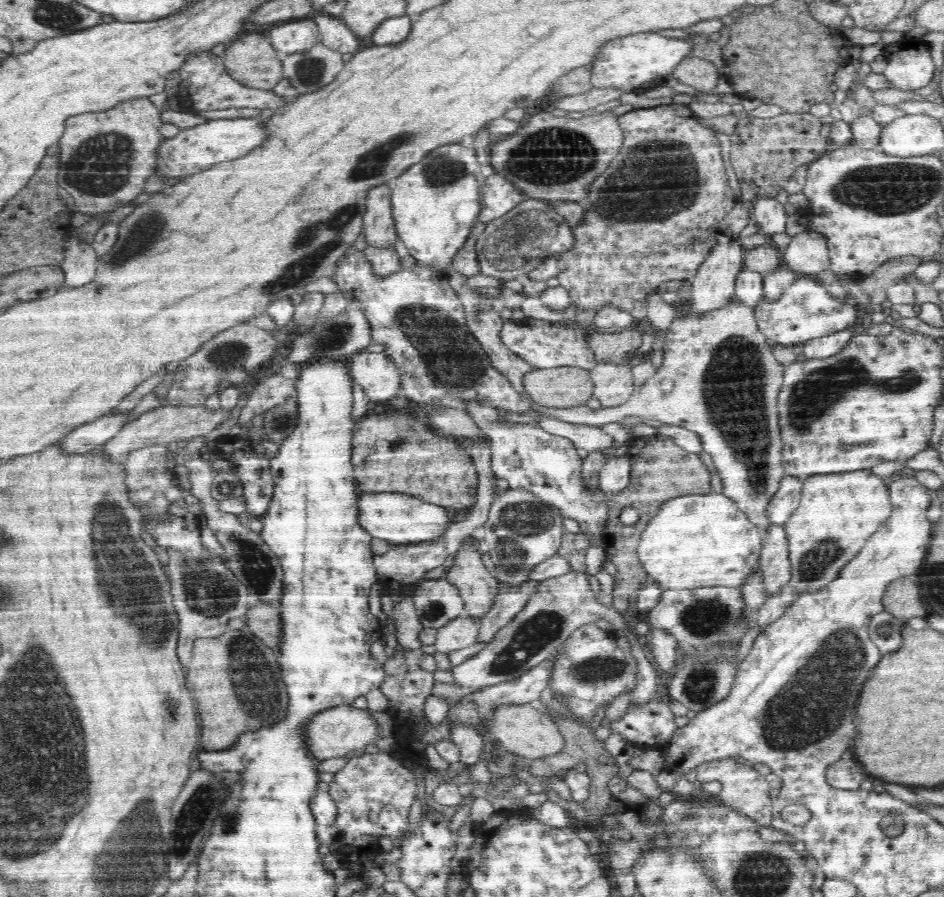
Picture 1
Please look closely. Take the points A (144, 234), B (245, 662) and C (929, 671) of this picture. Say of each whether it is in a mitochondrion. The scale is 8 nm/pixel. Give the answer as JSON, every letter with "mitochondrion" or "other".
{"A":"mitochondrion","B":"mitochondrion","C":"other"}

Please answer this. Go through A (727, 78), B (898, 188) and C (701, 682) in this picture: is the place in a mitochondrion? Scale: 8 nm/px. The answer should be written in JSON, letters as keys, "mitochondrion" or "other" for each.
{"A":"other","B":"mitochondrion","C":"mitochondrion"}

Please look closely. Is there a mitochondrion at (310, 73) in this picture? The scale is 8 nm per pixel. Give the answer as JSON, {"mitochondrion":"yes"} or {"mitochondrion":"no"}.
{"mitochondrion":"yes"}

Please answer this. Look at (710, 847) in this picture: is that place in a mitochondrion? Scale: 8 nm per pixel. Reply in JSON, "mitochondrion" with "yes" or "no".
{"mitochondrion":"no"}

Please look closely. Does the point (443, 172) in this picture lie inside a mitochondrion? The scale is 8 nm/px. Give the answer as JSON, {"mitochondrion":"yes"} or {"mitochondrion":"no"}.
{"mitochondrion":"yes"}

